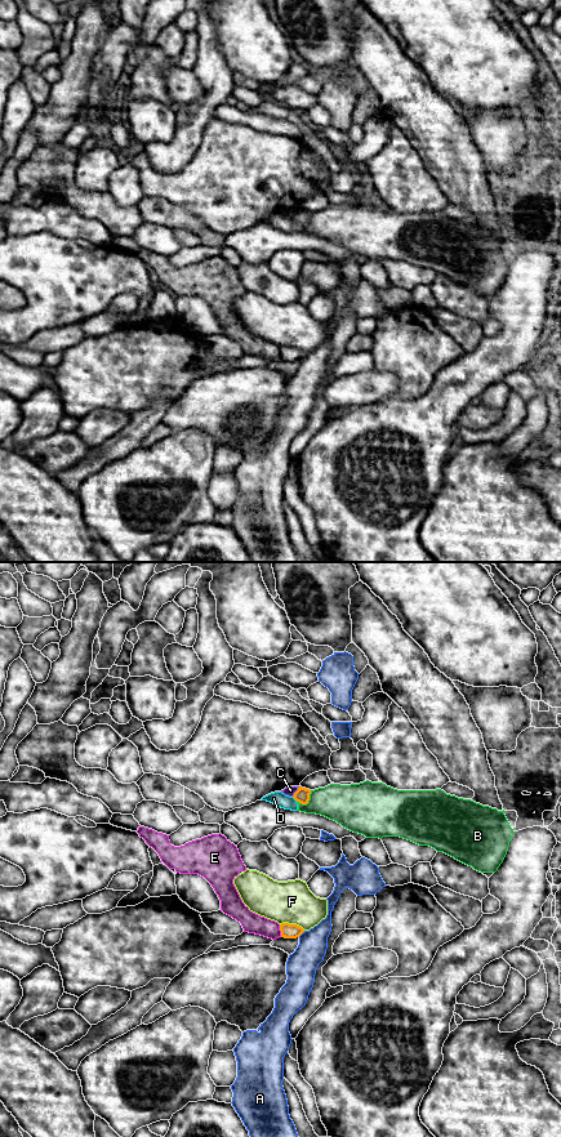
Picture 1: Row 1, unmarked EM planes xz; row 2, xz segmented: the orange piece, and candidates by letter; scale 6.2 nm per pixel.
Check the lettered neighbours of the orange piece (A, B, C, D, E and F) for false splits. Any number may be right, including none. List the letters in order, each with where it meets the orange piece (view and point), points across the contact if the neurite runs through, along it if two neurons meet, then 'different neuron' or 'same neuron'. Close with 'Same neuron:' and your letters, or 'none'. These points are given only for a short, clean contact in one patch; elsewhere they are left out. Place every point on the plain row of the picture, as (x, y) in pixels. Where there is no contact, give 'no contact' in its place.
A: contact xz (301, 356); different neuron
B: contact xz (307, 224); different neuron
C: contact xz (295, 214); border xz (299, 209), (292, 218); different neuron
D: contact xz (294, 221); different neuron
E: contact xz (280, 352); different neuron
F: contact xz (293, 347); different neuron
Same neuron: none

